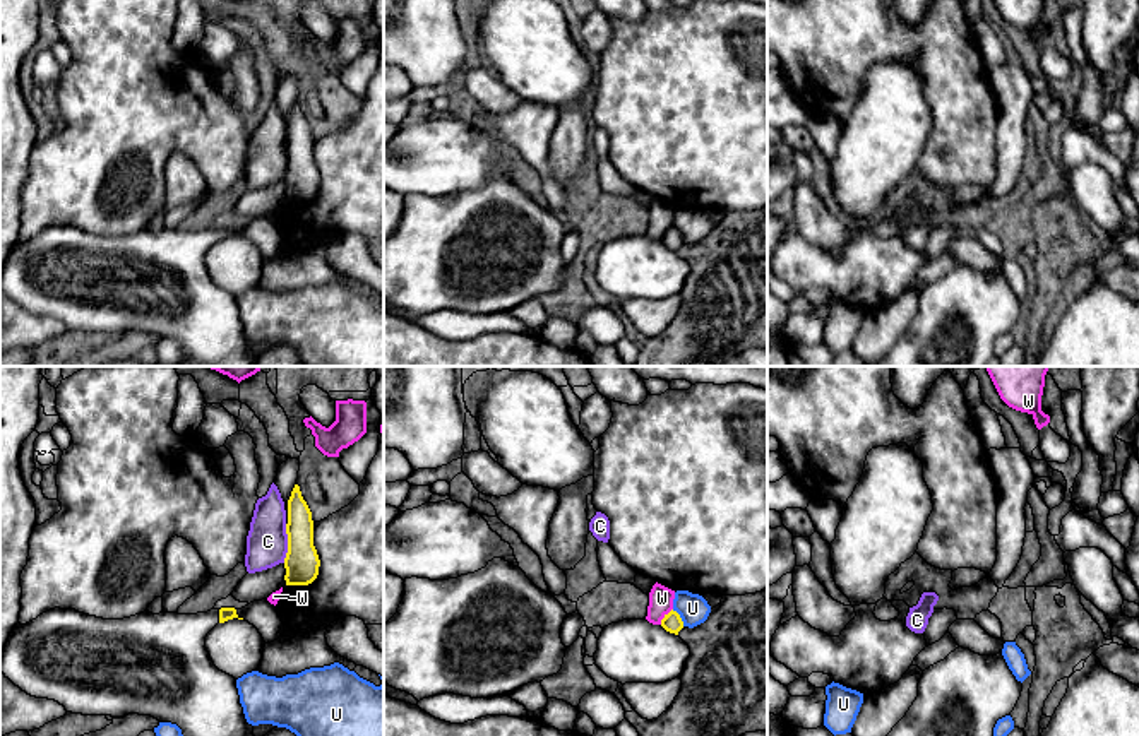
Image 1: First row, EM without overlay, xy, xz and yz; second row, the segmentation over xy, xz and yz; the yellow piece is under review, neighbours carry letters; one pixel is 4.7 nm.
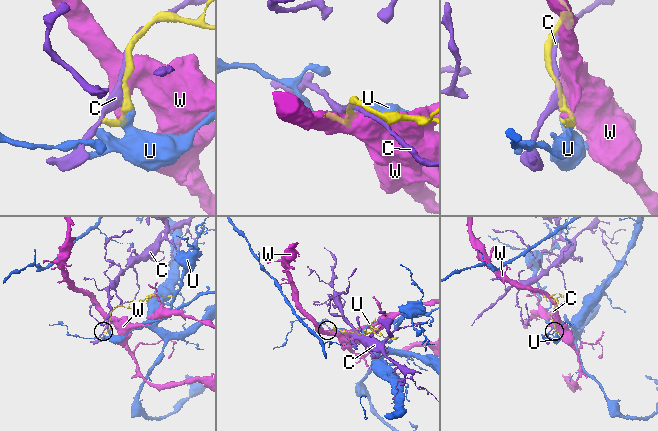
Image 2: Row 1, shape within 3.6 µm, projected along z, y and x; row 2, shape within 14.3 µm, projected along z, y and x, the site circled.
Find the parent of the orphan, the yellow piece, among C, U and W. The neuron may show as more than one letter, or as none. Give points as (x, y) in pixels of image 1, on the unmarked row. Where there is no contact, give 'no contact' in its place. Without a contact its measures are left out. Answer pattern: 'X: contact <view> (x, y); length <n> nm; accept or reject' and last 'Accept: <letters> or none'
C: contact xy (288, 160); length 180 nm; reject
U: contact xz (679, 233); length 100 nm; reject
W: contact xz (665, 233); length 100 nm; reject
Accept: none

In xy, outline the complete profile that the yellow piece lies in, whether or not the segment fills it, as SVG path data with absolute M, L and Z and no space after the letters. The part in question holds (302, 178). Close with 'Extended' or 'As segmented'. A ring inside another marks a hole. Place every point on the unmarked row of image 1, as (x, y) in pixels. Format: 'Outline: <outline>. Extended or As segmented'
Outline: M300 103L288 116L288 169L284 175L286 202L308 202L319 192L320 176L313 163L313 137Z. As segmented

